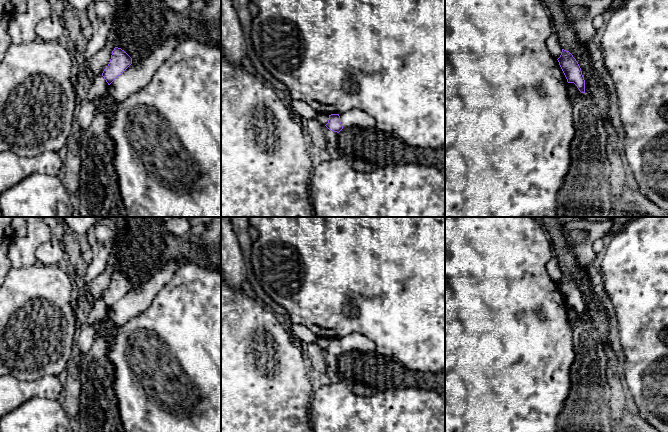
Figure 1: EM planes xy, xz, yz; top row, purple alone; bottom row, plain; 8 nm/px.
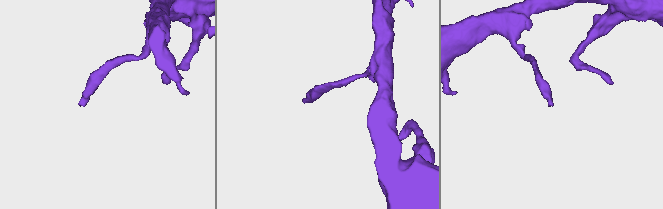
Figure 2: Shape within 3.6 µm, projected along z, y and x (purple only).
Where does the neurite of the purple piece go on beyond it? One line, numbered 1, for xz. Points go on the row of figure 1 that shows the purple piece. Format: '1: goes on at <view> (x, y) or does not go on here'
1: does not go on here

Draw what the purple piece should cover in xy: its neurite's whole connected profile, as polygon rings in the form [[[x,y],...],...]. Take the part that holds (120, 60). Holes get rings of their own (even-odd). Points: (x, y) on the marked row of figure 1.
[[[115,47],[112,51],[110,62],[104,69],[102,76],[104,77],[108,85],[110,85],[131,64],[132,58],[121,48]]]

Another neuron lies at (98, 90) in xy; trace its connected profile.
[[[95,75],[91,86],[85,90],[81,91],[80,102],[94,102],[99,99],[107,98],[108,83],[102,75]]]

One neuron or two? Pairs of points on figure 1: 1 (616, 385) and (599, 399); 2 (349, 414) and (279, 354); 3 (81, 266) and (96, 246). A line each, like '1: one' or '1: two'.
1: two
2: two
3: two

